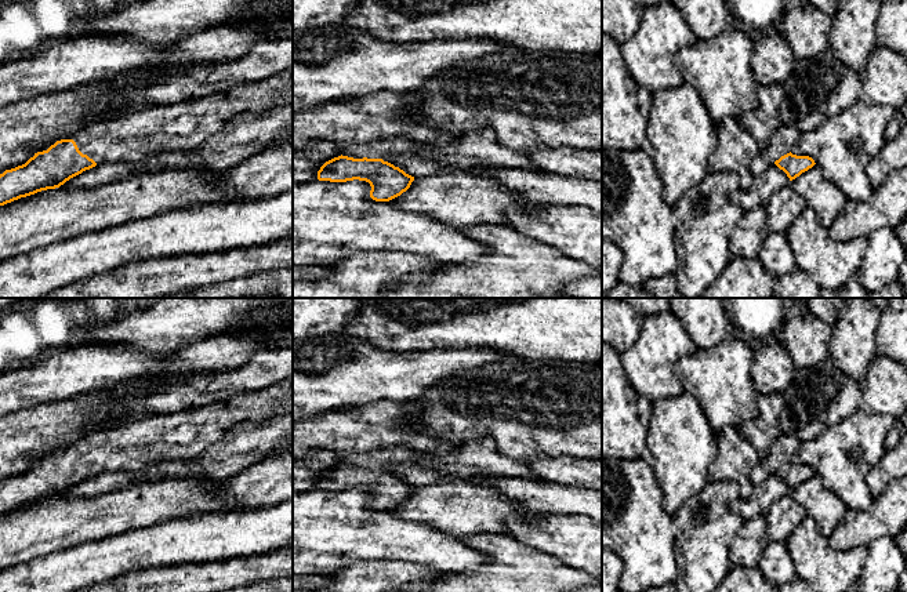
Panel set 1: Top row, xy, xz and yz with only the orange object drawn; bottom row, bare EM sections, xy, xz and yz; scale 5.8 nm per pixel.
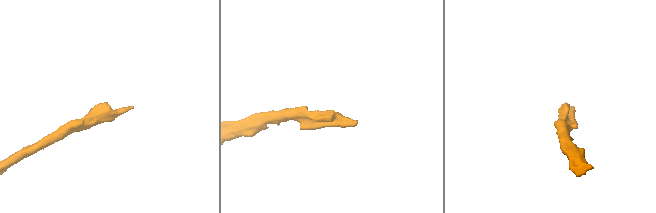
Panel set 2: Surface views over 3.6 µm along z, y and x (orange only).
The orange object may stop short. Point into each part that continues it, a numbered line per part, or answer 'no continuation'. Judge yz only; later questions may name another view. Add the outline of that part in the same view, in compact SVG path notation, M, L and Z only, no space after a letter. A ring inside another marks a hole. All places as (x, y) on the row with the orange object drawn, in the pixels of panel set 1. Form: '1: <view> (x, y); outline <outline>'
1: yz (783, 140); outline M781 124L773 134L770 142L762 148L761 153L751 163L751 174L759 177L776 160L791 152L792 145L799 139L801 131Z

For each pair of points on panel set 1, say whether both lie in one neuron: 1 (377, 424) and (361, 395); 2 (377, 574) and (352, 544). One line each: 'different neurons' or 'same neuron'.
1: different neurons
2: different neurons

